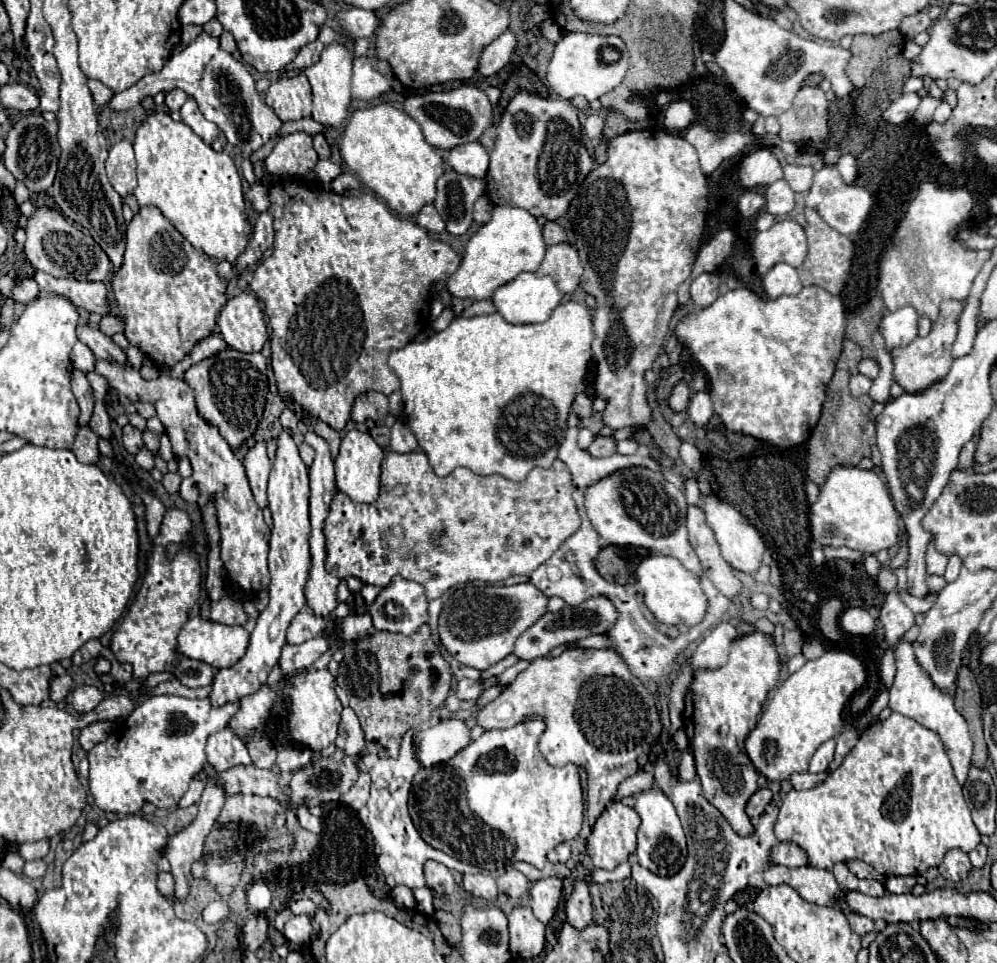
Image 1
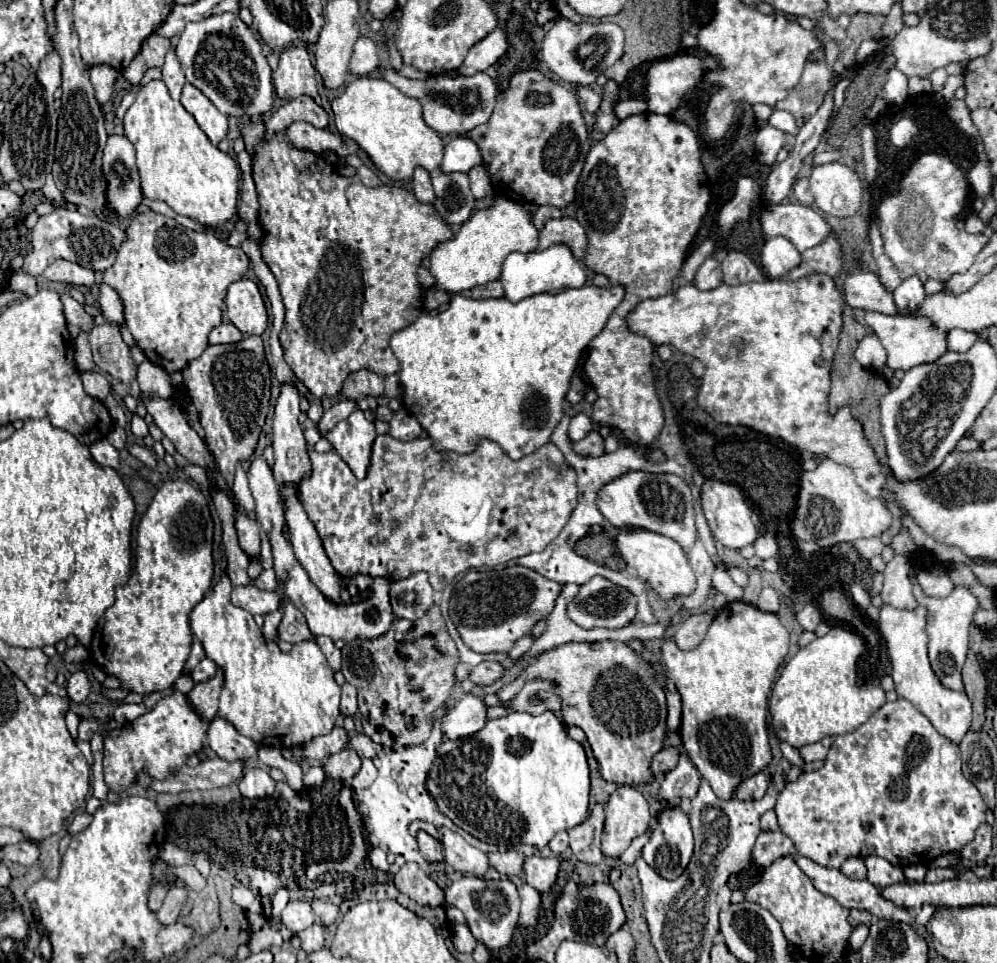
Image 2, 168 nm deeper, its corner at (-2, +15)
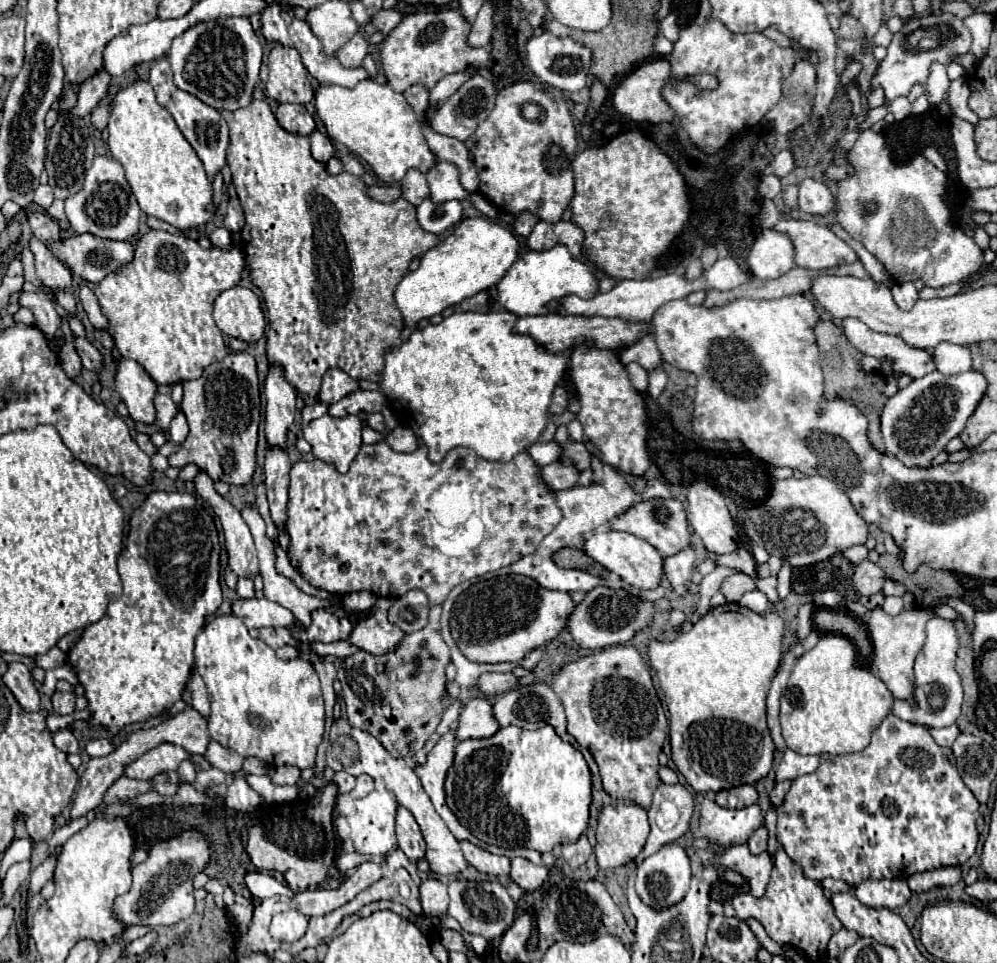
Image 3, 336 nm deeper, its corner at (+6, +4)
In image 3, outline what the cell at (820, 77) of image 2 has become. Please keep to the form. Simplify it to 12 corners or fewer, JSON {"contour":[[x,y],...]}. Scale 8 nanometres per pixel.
{"contour":[[797,61],[783,95],[765,115],[773,131],[809,121],[815,67]]}

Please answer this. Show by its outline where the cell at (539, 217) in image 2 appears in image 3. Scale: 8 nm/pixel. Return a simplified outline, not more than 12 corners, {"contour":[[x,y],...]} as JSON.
{"contour":[[523,211],[515,217],[513,229],[517,235],[527,237],[537,215]]}

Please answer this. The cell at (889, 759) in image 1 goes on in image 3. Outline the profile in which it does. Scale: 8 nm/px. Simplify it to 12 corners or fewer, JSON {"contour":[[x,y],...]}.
{"contour":[[889,715],[777,809],[809,879],[963,865],[979,803]]}

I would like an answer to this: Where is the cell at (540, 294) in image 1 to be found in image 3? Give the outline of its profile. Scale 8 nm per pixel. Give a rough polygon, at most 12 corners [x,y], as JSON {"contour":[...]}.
{"contour":[[561,243],[527,251],[499,281],[519,317],[591,299],[599,279]]}

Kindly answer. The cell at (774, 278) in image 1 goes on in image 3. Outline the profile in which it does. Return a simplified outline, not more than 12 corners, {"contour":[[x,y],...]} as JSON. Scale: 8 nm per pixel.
{"contour":[[763,229],[747,265],[757,279],[795,267],[789,235]]}

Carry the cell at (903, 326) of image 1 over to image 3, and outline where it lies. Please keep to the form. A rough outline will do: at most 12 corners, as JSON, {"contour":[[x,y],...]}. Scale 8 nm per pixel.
{"contour":[[913,283],[893,285],[895,303],[909,311],[919,299]]}

